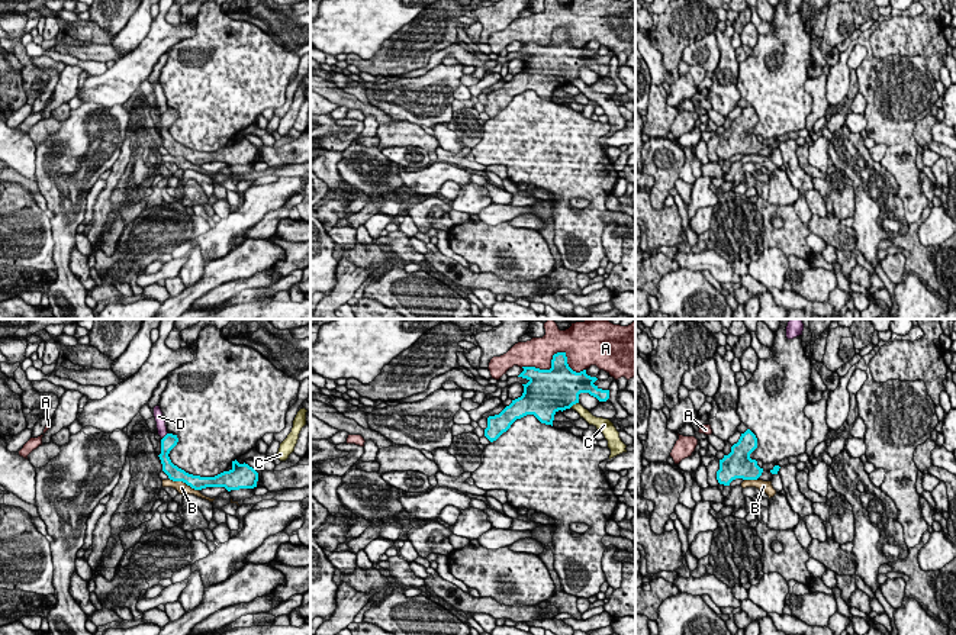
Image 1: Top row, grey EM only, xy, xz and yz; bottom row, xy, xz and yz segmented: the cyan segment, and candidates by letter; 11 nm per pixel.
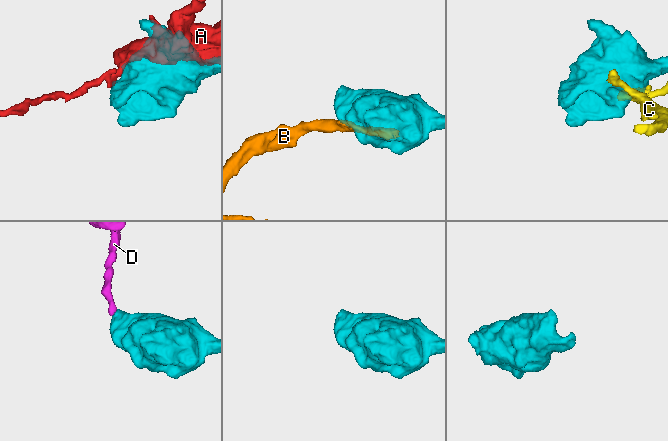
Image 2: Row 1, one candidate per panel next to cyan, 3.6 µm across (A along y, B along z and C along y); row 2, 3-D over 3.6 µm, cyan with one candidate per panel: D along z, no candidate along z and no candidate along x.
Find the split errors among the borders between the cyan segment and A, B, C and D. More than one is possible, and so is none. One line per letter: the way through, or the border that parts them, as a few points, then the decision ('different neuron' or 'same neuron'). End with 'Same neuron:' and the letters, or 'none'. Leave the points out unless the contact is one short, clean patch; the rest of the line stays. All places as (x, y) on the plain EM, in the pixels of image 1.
A: different neuron
B: different neuron
C: different neuron
D: border xy (167, 108), (163, 113); different neuron
Same neuron: none

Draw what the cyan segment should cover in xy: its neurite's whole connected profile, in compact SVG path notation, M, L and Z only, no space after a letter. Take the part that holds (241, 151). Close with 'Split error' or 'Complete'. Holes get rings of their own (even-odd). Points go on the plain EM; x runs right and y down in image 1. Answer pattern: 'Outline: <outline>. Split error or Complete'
Outline: M167 109L161 115L161 129L158 130L162 139L162 146L173 157L183 157L194 165L206 162L225 162L228 167L239 164L257 162L258 148L248 139L239 139L236 135L232 136L232 144L223 146L215 152L200 152L186 148L184 145L174 141L168 132L170 126L177 120L177 110Z. Complete

